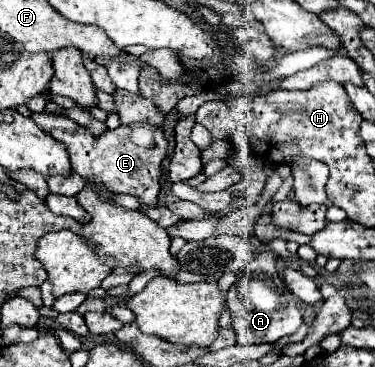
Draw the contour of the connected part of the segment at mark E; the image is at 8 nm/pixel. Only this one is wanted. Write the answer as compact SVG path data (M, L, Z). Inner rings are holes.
M79 125L77 131L49 131L53 139L61 141L71 159L71 167L85 179L99 181L113 193L127 193L141 199L143 205L153 205L159 195L161 161L167 155L169 143L161 127L145 125L119 125L117 129L107 129L101 135L93 135L87 127Z

